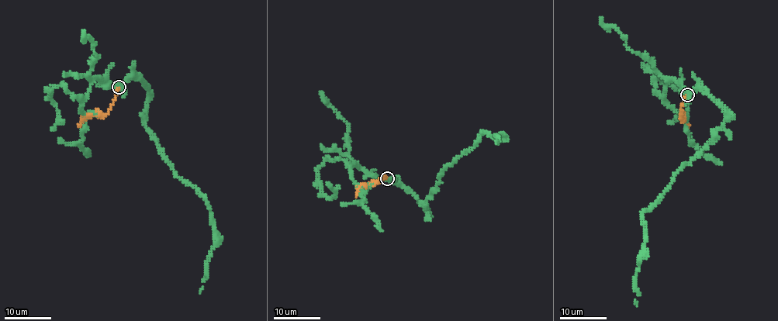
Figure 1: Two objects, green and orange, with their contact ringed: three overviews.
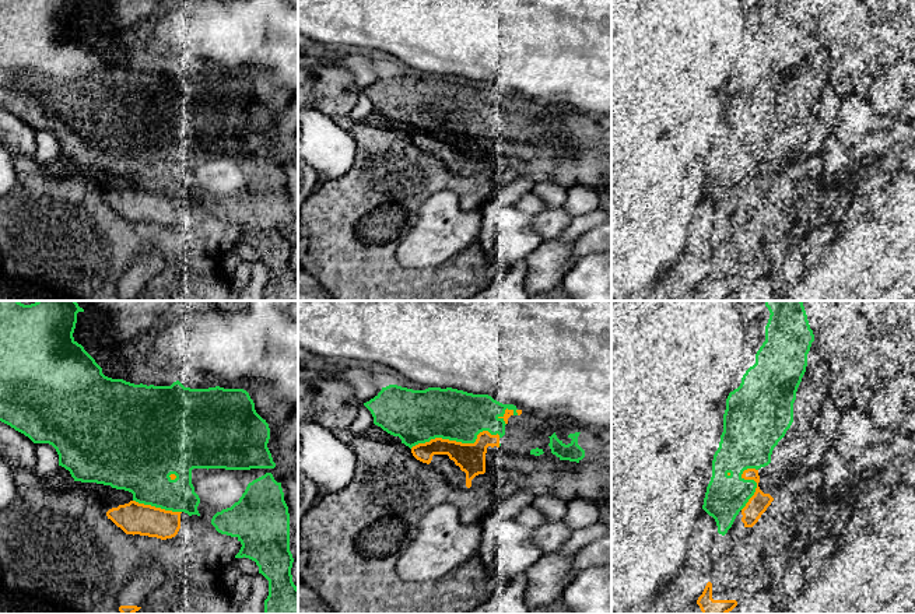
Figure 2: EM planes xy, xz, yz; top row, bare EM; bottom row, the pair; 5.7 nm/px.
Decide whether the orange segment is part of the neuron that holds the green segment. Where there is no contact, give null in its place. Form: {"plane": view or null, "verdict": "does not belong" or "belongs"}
{"plane": "xz", "verdict": "does not belong"}

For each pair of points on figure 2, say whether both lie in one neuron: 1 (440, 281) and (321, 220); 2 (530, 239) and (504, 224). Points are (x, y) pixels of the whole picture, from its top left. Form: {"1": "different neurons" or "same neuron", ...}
{"1": "same neuron", "2": "same neuron"}

